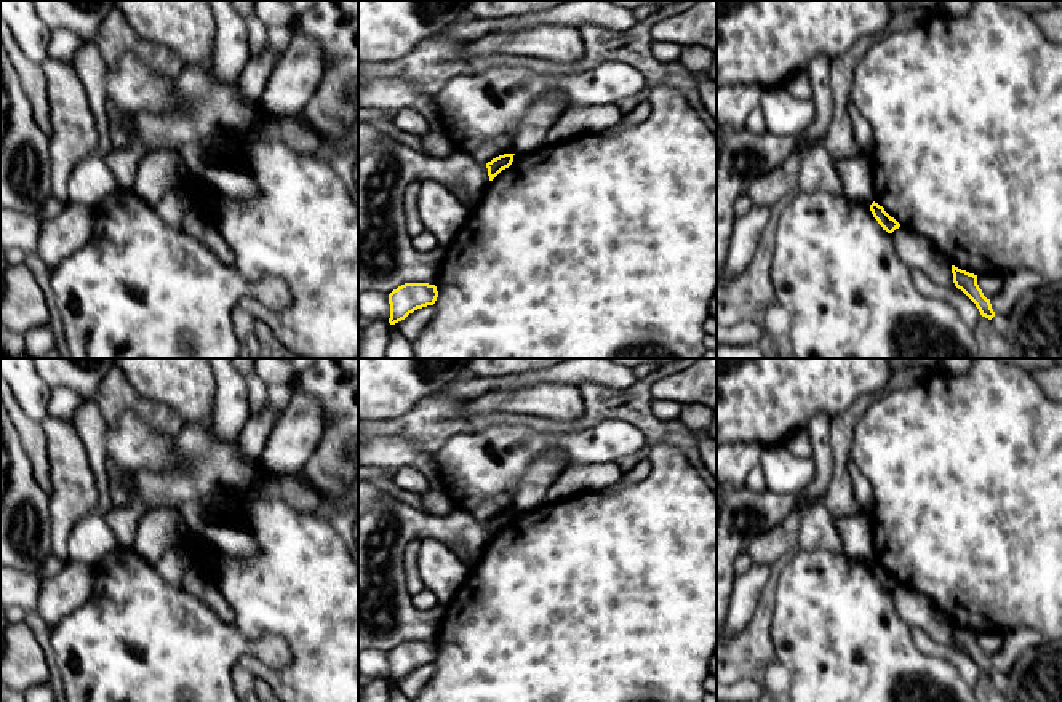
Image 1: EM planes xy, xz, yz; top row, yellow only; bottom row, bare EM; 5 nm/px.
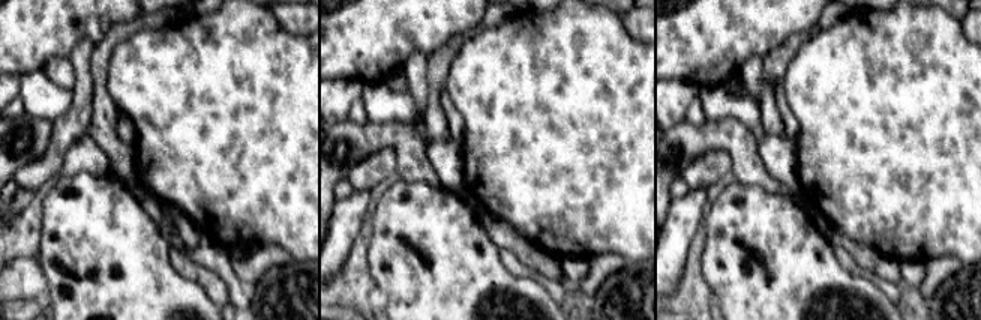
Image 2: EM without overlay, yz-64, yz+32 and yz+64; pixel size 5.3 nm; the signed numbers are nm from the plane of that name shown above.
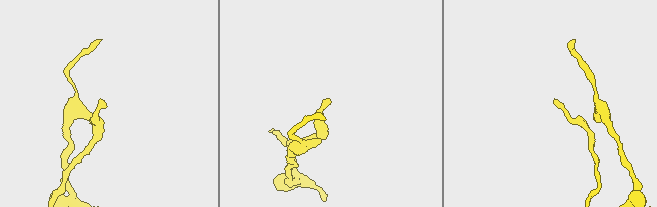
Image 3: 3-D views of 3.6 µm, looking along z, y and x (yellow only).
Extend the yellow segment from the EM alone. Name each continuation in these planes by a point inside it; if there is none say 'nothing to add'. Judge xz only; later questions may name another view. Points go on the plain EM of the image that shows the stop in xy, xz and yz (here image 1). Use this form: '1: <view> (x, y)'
nothing to add

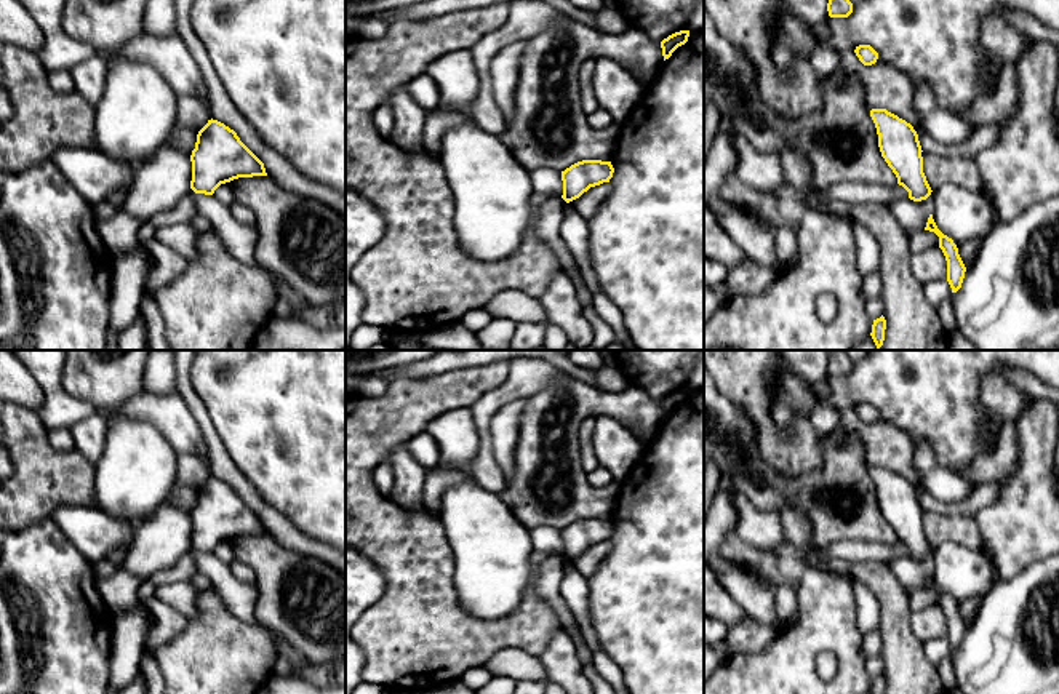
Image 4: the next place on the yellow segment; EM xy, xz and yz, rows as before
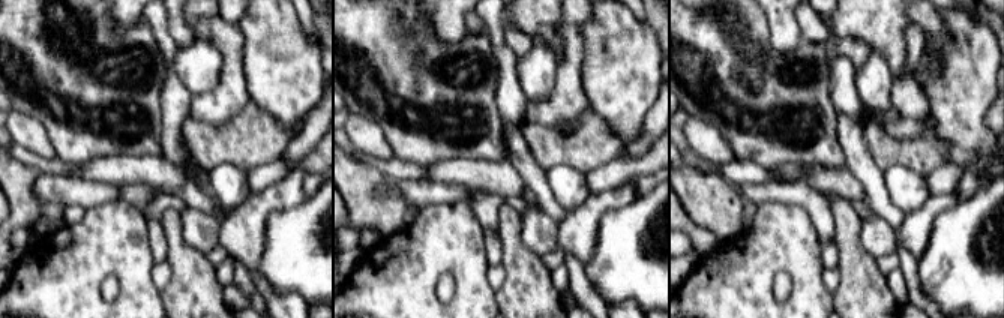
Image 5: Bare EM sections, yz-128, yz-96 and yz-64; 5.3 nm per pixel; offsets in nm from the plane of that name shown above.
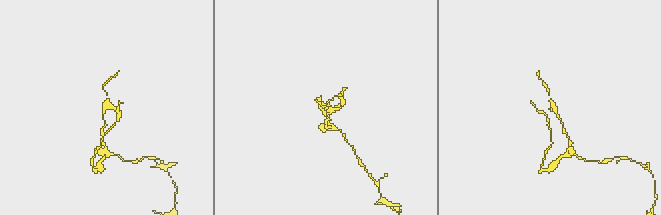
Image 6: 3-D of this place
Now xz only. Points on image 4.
nothing to add

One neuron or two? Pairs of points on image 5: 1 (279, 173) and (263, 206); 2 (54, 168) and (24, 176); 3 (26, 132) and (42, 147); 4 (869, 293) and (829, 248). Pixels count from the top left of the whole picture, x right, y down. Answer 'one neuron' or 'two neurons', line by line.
1: two neurons
2: two neurons
3: one neuron
4: two neurons

